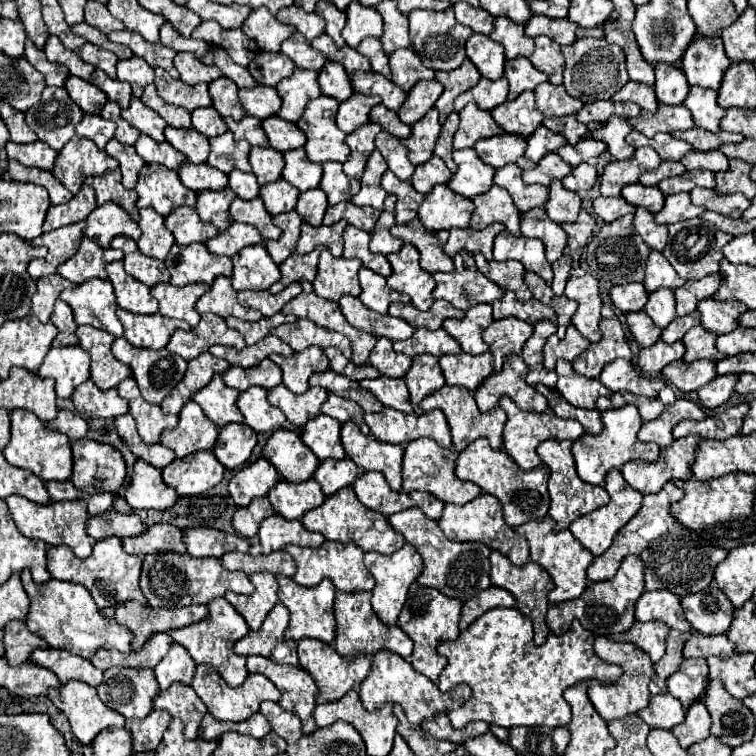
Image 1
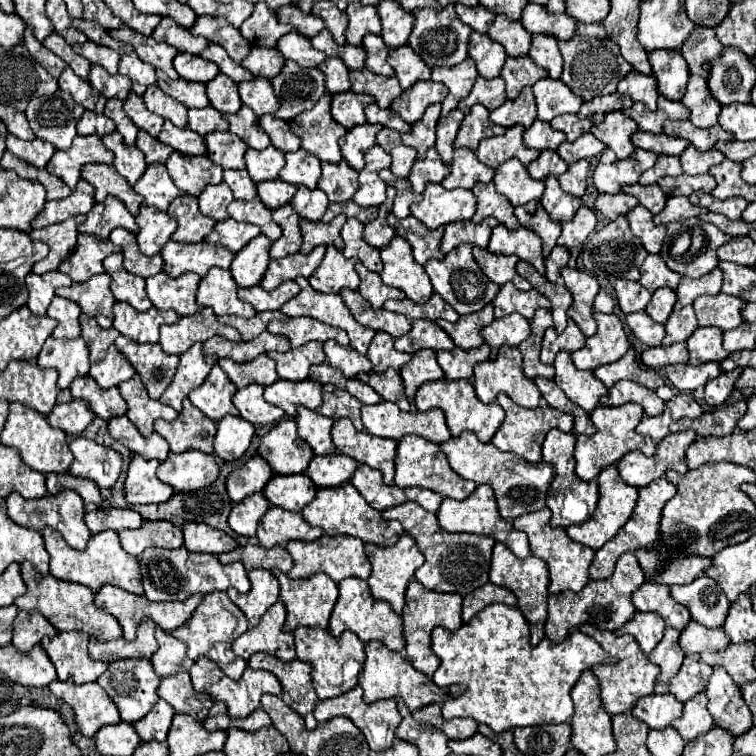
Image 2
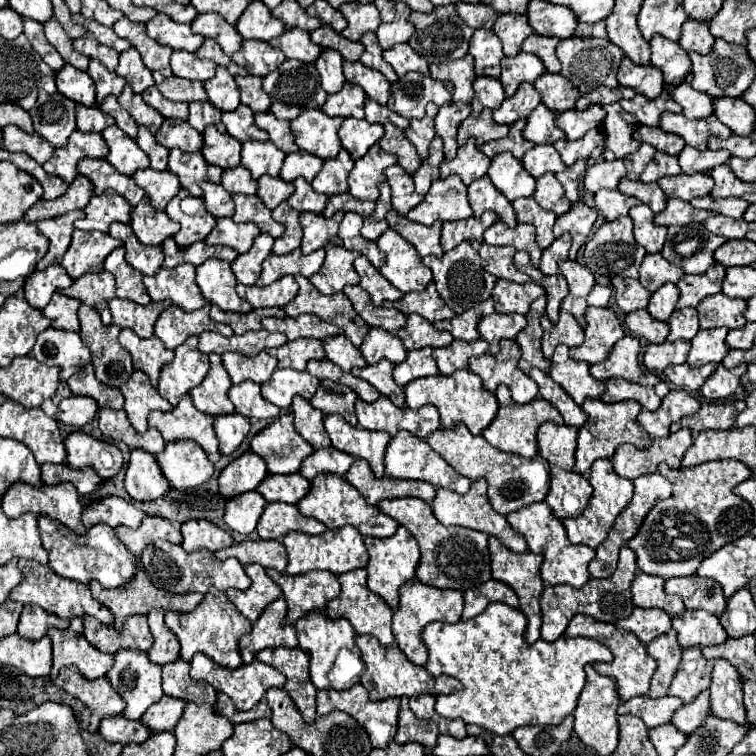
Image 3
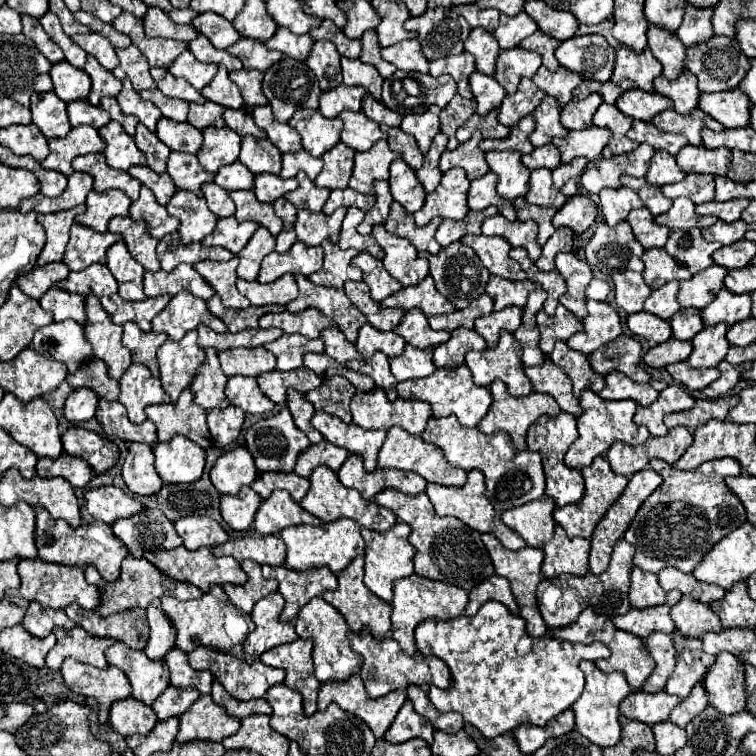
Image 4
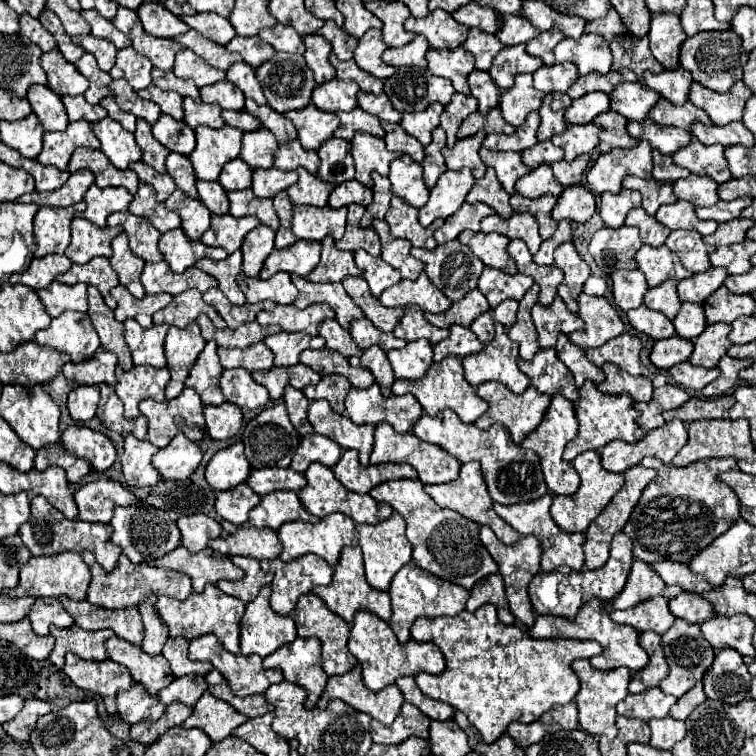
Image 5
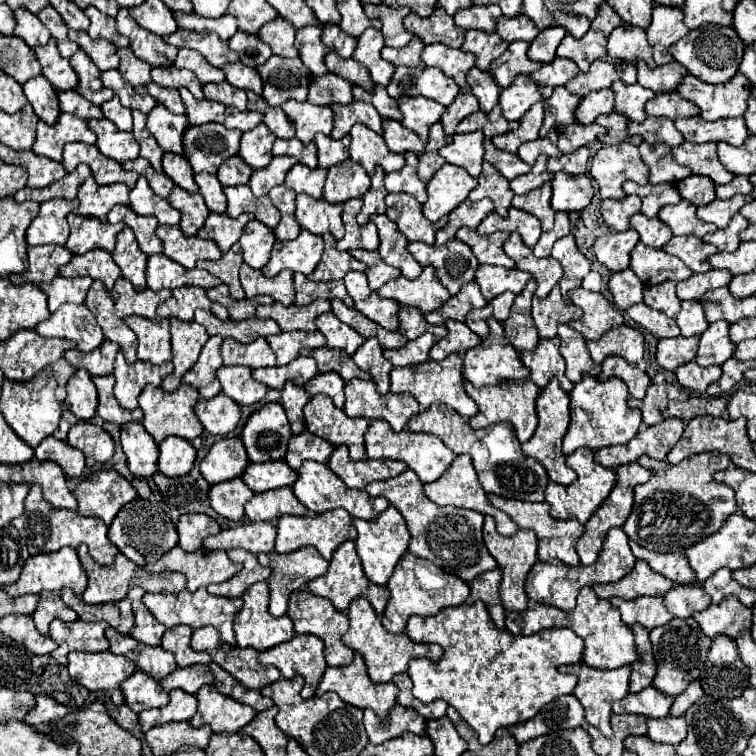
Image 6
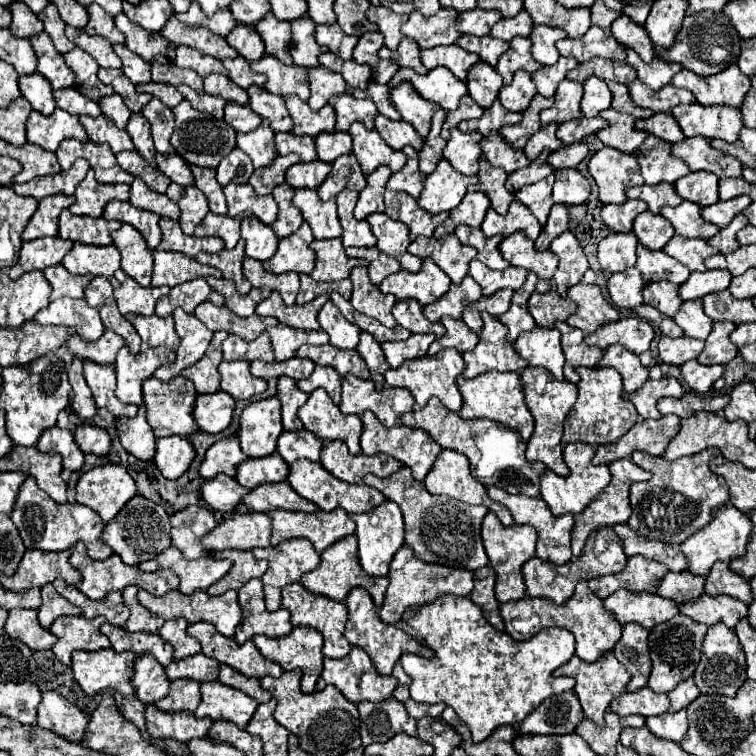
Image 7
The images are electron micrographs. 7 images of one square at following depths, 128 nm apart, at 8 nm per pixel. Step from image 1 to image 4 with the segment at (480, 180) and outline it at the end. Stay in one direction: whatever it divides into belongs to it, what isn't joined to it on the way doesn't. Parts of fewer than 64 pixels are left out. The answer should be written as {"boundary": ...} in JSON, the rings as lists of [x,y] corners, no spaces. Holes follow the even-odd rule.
{"boundary":[[[474,132],[470,136],[470,140],[458,144],[456,150],[452,150],[452,152],[446,150],[440,156],[440,170],[448,172],[450,168],[464,168],[468,174],[468,180],[476,180],[478,176],[484,176],[490,168],[486,164],[484,152],[478,148],[480,140],[482,140],[480,132]]]}

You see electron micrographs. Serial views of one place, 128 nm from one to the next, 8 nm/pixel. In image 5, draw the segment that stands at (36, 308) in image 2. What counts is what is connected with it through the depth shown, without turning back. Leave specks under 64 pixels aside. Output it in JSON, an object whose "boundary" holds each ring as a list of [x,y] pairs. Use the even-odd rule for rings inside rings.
{"boundary":[[[48,254],[44,258],[34,258],[32,264],[28,266],[28,270],[24,270],[20,274],[12,274],[10,280],[14,284],[24,284],[34,290],[40,290],[40,288],[48,288],[48,284],[56,276],[64,274],[70,266],[72,266],[72,262],[64,254]]]}

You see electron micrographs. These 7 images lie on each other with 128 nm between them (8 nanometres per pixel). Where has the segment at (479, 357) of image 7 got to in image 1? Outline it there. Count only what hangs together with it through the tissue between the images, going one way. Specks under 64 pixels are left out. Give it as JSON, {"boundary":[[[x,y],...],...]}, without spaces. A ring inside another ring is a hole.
{"boundary":[[[518,354],[506,356],[502,370],[488,376],[488,380],[484,380],[480,388],[476,388],[474,398],[480,412],[492,410],[498,404],[500,396],[504,394],[508,394],[522,410],[544,412],[548,408],[546,398],[540,392],[536,392],[534,386],[526,384],[526,374],[528,374],[528,366]]]}

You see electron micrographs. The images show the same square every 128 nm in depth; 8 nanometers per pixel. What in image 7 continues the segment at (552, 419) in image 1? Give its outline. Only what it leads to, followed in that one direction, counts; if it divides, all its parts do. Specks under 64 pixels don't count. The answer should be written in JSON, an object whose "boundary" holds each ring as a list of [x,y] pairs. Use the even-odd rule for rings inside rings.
{"boundary":[[[486,372],[480,374],[472,380],[458,376],[456,386],[464,398],[462,408],[460,408],[460,416],[462,418],[488,418],[488,420],[496,420],[498,424],[504,424],[506,428],[512,428],[514,432],[518,432],[524,440],[528,440],[534,432],[534,418],[530,414],[530,410],[524,404],[524,396],[522,396],[522,384],[520,384],[520,376],[516,372]]]}

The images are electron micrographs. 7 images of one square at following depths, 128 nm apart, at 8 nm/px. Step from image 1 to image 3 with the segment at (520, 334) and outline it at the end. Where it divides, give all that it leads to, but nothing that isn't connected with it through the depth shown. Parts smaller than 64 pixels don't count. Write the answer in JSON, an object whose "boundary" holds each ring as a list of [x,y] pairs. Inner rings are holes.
{"boundary":[[[490,314],[484,316],[478,324],[478,332],[484,340],[490,342],[490,352],[498,350],[498,342],[502,338],[516,338],[520,328],[526,326],[526,316],[520,314]]]}

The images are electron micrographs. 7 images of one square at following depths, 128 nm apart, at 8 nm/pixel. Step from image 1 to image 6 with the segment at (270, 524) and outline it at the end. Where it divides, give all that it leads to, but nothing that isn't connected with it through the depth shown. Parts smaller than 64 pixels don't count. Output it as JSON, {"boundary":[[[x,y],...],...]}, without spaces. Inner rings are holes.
{"boundary":[[[288,486],[278,488],[278,490],[270,490],[270,492],[254,494],[254,498],[246,504],[246,516],[254,522],[256,520],[274,522],[284,514],[308,516],[308,518],[316,516],[316,512],[312,512],[300,504],[300,500],[294,496],[292,488],[288,488]]]}

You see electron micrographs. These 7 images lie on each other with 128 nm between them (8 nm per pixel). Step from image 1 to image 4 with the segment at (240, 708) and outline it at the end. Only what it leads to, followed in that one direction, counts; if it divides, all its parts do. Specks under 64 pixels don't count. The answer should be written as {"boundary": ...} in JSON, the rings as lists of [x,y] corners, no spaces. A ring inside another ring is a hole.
{"boundary":[[[196,648],[196,652],[190,652],[188,658],[190,658],[190,666],[194,670],[210,670],[214,674],[214,678],[218,678],[220,684],[232,694],[232,698],[238,698],[238,700],[262,698],[270,686],[280,684],[284,680],[284,670],[264,666],[260,662],[260,658],[256,658],[252,664],[248,664],[246,660],[224,654],[224,652],[216,650],[216,648]]]}

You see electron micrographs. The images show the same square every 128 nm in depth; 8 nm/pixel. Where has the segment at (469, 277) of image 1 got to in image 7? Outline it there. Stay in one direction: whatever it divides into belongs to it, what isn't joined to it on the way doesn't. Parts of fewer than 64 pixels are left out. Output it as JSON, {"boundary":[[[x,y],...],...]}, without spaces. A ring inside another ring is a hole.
{"boundary":[[[454,234],[442,236],[440,240],[418,236],[410,244],[408,252],[420,258],[432,258],[454,284],[458,284],[468,274],[468,264],[476,256],[476,248],[460,244]]]}

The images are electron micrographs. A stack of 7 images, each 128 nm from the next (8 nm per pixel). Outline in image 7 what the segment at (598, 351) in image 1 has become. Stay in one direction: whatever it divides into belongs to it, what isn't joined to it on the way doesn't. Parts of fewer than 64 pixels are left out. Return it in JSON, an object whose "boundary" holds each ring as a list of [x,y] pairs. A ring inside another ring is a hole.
{"boundary":[[[578,282],[576,286],[568,288],[568,298],[578,306],[576,314],[568,316],[568,324],[582,330],[584,334],[592,334],[600,324],[616,322],[620,318],[618,310],[612,308],[600,288],[596,284]]]}

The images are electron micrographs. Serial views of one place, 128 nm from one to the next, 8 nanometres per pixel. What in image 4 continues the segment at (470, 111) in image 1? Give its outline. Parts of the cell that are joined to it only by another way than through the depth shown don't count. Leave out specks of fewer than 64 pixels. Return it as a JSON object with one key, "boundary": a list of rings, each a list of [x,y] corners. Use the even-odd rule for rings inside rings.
{"boundary":[[[496,110],[488,112],[486,116],[474,114],[474,116],[456,132],[458,142],[466,142],[476,130],[480,130],[484,138],[506,138],[506,136],[510,134],[510,128],[504,126],[504,124],[500,124],[496,116],[498,116]]]}

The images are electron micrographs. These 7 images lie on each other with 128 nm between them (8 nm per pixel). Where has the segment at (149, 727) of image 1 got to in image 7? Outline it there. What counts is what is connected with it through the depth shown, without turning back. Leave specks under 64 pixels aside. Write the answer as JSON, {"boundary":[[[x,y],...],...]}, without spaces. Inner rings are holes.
{"boundary":[[[204,654],[188,656],[184,660],[172,660],[172,664],[166,666],[166,674],[170,680],[178,680],[178,678],[192,678],[198,682],[216,680],[218,670],[220,670],[220,662]]]}

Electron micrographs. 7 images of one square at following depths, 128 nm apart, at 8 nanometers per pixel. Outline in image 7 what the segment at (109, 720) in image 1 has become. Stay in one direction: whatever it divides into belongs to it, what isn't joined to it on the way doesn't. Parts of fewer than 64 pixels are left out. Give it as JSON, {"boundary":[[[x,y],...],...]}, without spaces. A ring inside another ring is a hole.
{"boundary":[[[74,652],[72,654],[72,672],[82,690],[90,696],[104,688],[114,688],[120,694],[134,694],[132,672],[134,672],[134,652]]]}

